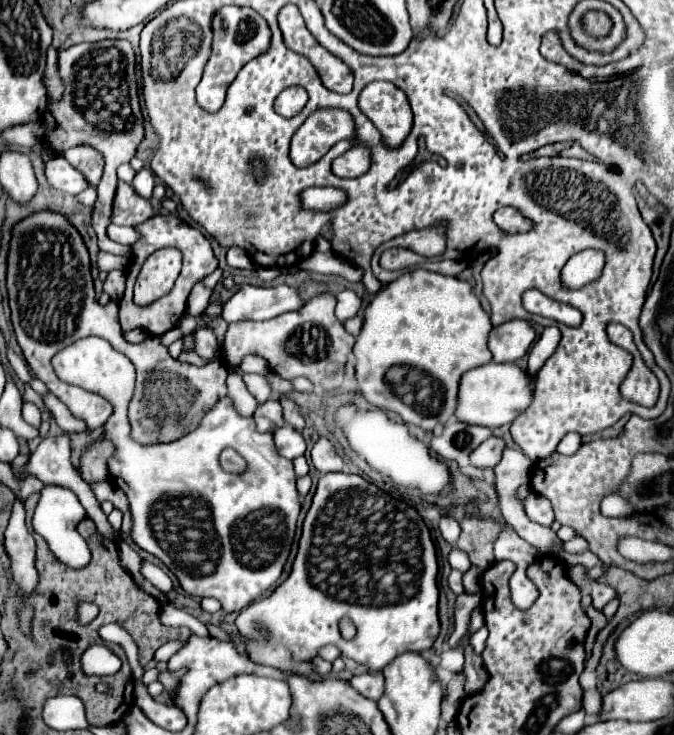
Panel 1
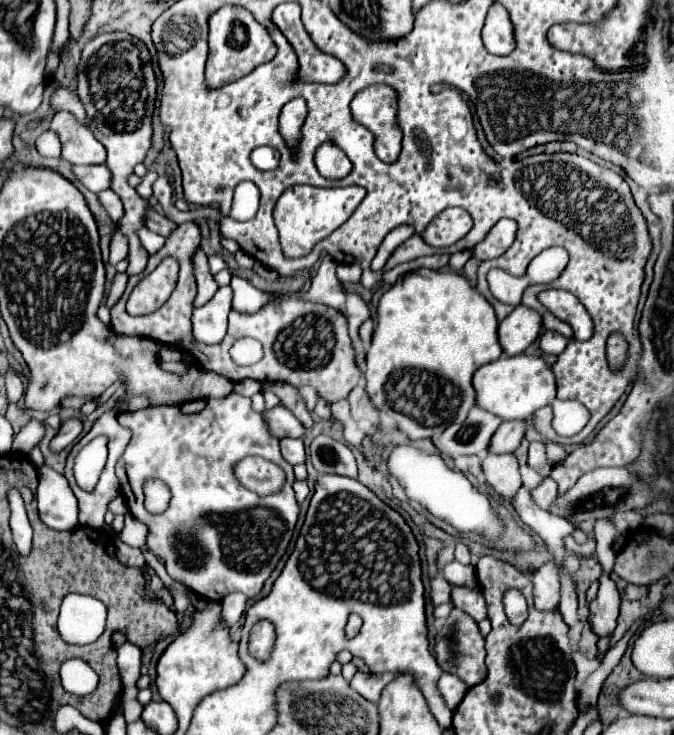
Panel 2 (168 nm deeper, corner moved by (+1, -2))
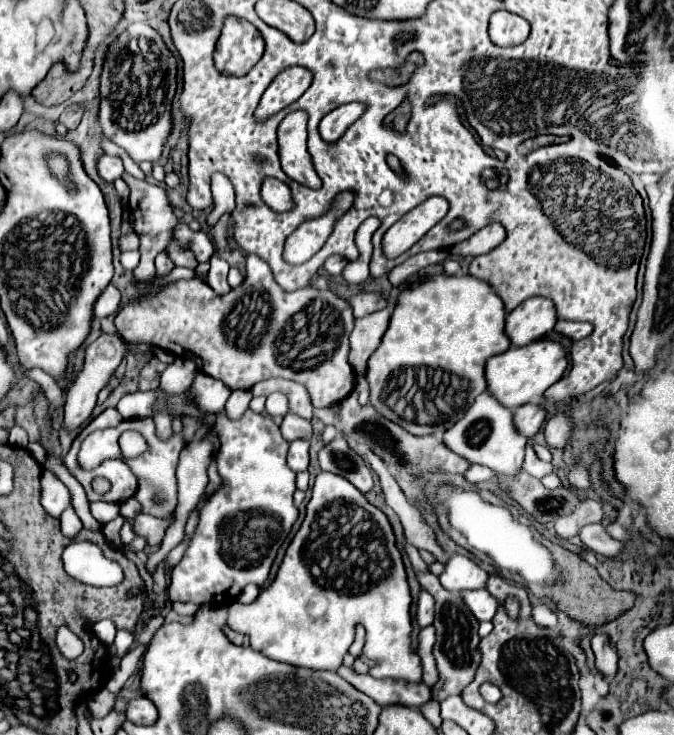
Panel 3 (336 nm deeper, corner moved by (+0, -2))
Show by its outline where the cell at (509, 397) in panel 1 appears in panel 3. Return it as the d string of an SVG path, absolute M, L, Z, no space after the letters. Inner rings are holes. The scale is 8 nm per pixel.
M536 340L522 348L510 346L504 354L488 358L486 362L488 390L508 408L518 408L530 402L540 402L546 388L550 388L554 382L558 382L558 378L562 378L566 366L568 366L568 358L560 342Z

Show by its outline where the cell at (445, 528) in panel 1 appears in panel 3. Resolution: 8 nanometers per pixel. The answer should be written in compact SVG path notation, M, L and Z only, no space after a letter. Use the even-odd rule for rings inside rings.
M450 556L444 572L440 574L440 584L448 592L464 592L464 590L476 590L486 588L488 572L484 572L480 566L476 566L466 556Z

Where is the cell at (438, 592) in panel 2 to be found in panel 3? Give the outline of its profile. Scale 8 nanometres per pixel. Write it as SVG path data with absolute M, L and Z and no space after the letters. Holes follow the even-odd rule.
M420 592L418 596L418 610L416 610L416 624L426 628L434 622L434 598L428 592Z

